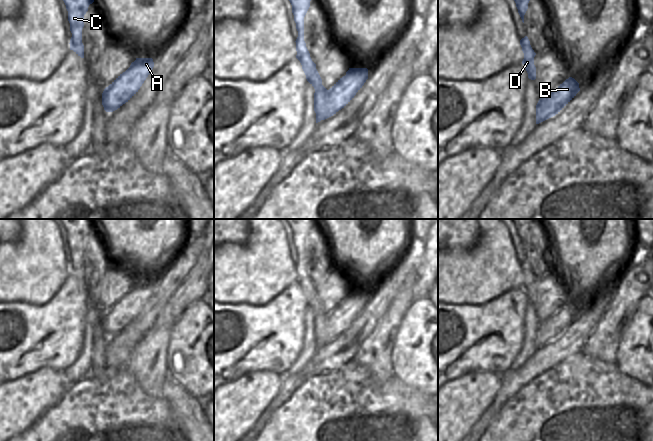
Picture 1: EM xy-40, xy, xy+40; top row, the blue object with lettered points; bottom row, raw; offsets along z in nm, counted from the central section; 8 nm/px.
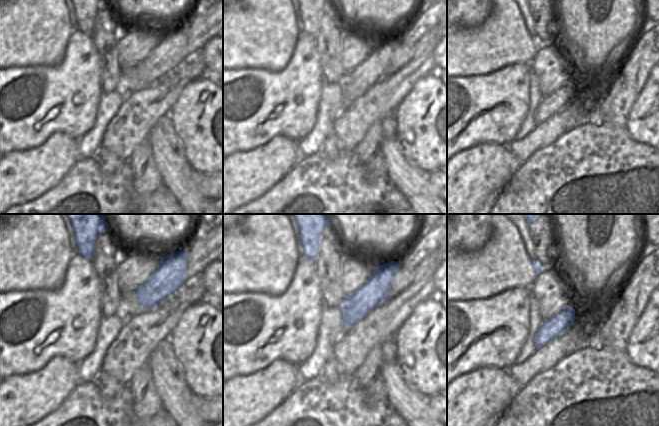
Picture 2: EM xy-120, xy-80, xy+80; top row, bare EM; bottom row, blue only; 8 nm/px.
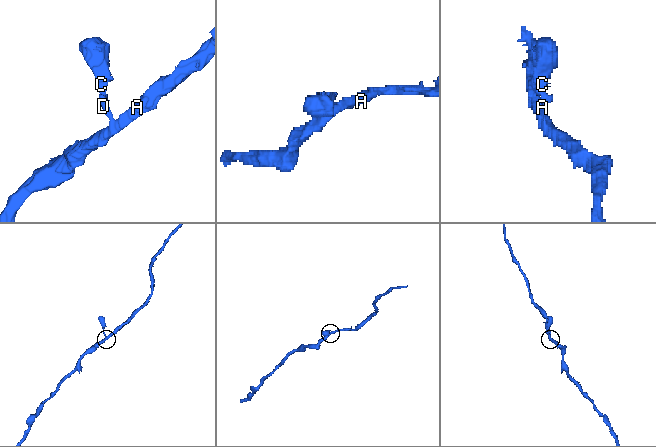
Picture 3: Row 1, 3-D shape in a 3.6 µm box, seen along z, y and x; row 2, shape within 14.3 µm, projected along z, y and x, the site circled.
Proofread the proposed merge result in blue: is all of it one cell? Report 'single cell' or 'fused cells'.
single cell

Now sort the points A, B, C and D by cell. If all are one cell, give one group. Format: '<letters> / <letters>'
A B C D

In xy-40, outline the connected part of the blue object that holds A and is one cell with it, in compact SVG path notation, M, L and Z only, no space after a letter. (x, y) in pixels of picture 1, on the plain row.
M136 282L102 317L106 336L113 336L128 326L140 313L154 291L152 282Z

